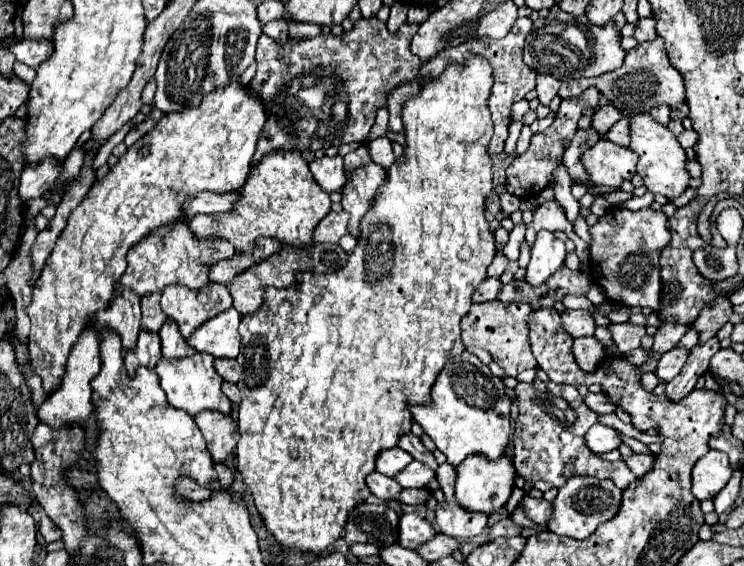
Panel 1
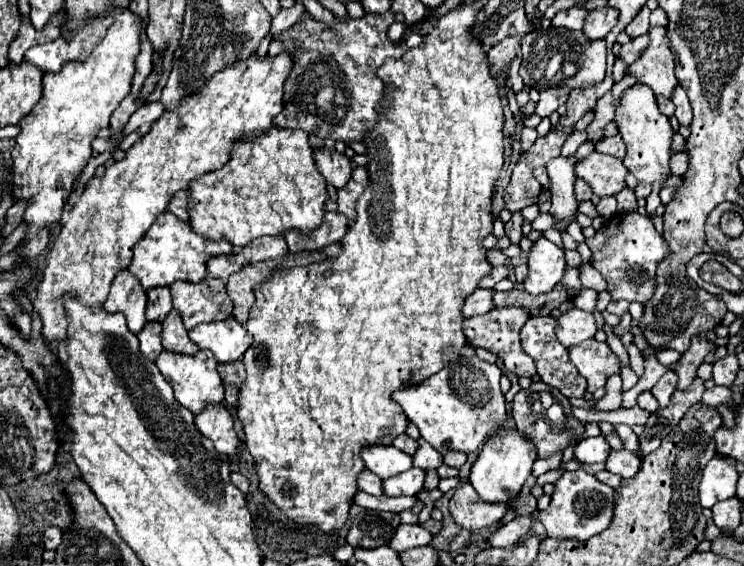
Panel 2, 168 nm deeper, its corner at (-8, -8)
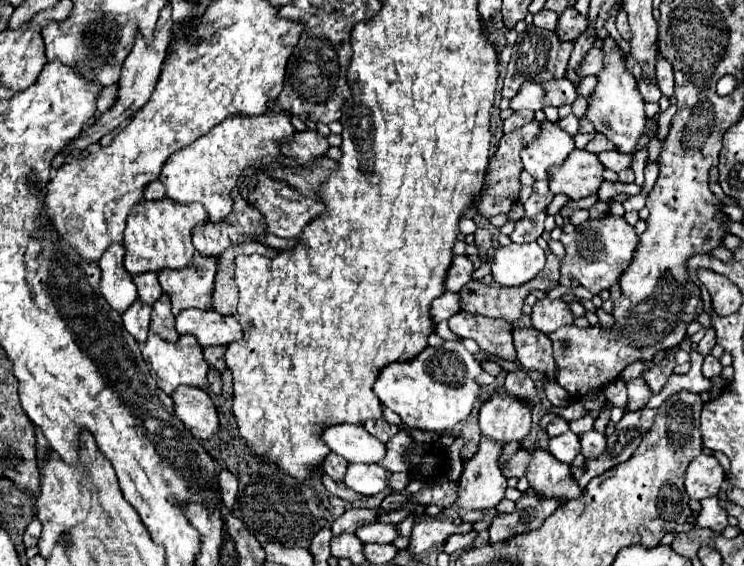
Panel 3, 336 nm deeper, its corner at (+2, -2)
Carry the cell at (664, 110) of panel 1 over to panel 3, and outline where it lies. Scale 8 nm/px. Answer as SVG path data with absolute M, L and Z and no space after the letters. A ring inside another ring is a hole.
M640 79L638 81L638 91L642 93L642 97L644 97L644 101L658 101L660 99L660 89L656 87L656 85L652 85L650 81L646 81L646 79Z

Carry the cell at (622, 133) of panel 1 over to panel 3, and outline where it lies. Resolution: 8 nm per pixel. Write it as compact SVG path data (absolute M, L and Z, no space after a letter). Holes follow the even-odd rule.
M596 135L588 145L586 145L586 149L590 151L590 153L602 153L602 151L612 151L614 149L614 143L612 141L608 141L604 135Z

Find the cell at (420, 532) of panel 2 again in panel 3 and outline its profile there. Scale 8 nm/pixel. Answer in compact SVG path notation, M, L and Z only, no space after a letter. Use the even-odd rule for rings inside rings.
M370 523L358 529L354 533L362 543L392 543L398 537L396 525L382 525L382 523Z

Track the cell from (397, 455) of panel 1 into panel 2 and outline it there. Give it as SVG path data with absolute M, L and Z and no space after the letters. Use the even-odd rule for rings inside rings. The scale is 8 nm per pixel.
M368 447L362 451L362 459L368 467L368 471L376 473L382 479L394 477L398 473L404 473L408 469L412 469L412 457L406 455L404 451L390 447Z

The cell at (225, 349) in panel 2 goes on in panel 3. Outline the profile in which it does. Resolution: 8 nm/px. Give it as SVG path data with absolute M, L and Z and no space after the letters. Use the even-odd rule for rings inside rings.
M186 309L176 317L178 333L192 333L202 347L228 345L242 337L242 327L232 315L220 315L214 309Z

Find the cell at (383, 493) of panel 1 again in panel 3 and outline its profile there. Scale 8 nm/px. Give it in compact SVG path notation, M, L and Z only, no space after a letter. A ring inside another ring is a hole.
M328 453L326 459L322 461L322 469L326 475L330 475L334 481L342 481L344 473L346 473L346 461L334 453Z

